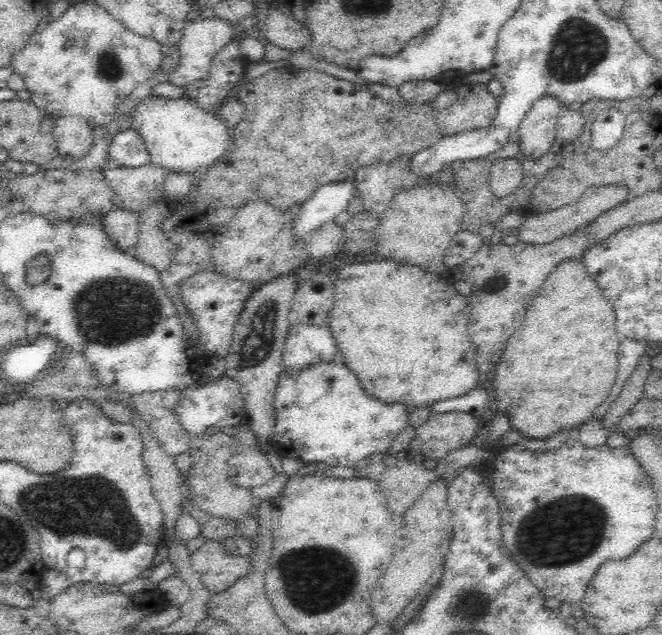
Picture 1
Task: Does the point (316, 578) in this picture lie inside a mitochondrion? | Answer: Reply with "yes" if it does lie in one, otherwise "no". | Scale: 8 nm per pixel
yes

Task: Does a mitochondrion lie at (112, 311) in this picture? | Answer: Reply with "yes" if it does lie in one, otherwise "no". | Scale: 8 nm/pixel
yes

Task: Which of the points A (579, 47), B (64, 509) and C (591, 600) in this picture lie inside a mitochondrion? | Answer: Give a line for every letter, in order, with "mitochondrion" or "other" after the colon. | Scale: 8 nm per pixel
A: mitochondrion
B: mitochondrion
C: other

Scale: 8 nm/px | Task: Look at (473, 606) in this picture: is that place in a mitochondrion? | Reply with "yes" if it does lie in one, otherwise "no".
yes

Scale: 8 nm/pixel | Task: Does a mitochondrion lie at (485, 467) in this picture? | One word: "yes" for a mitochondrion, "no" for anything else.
no

